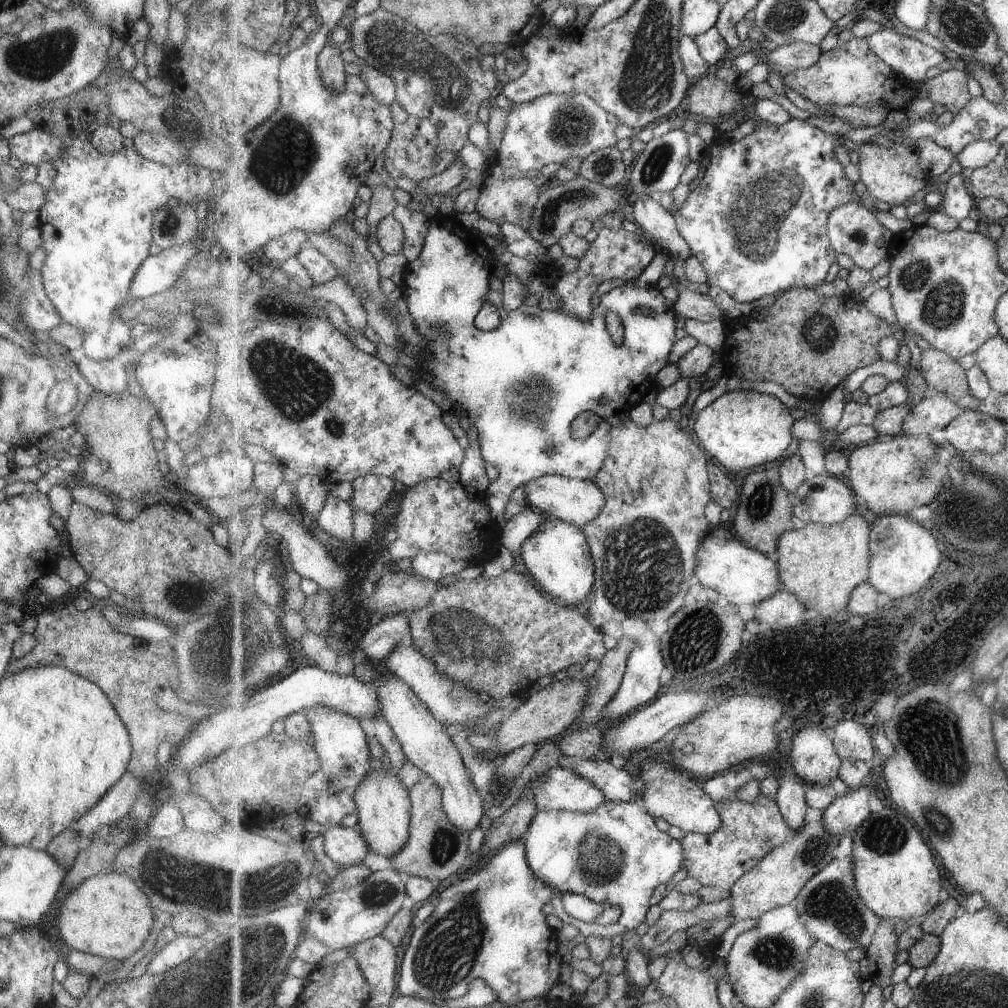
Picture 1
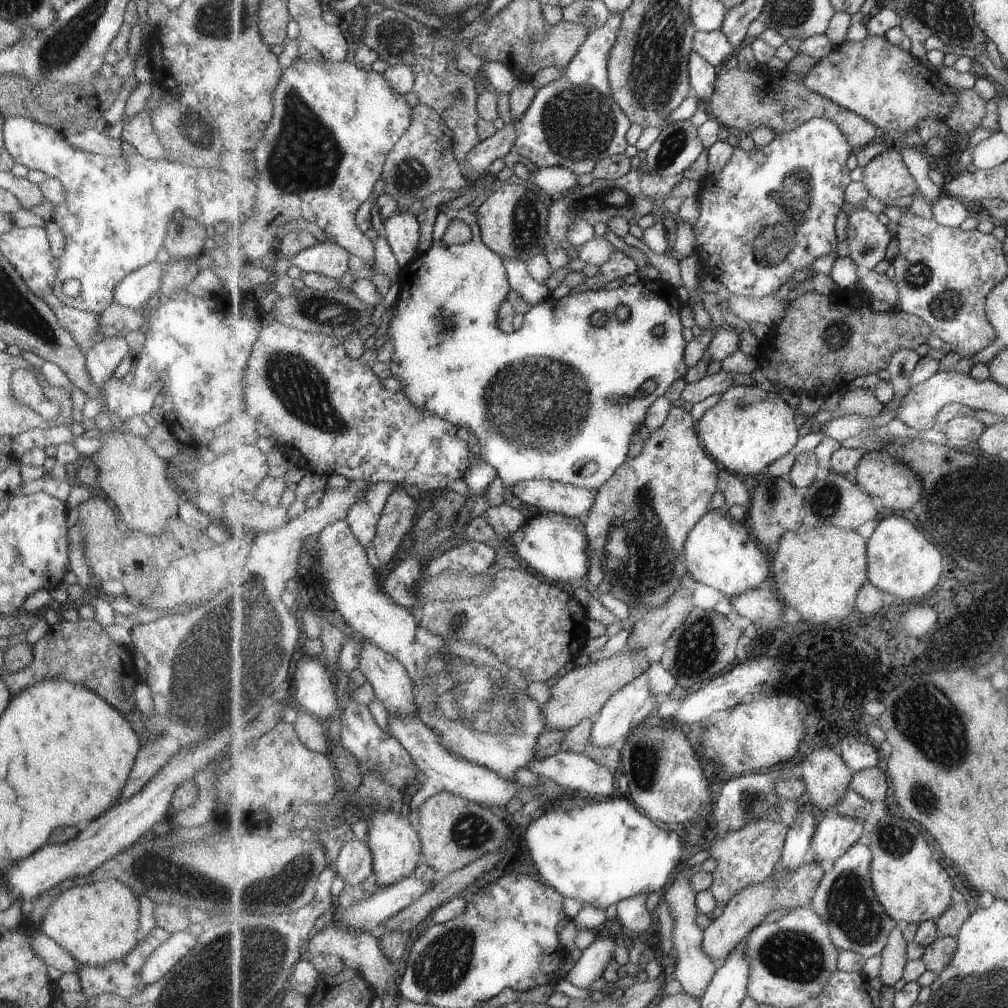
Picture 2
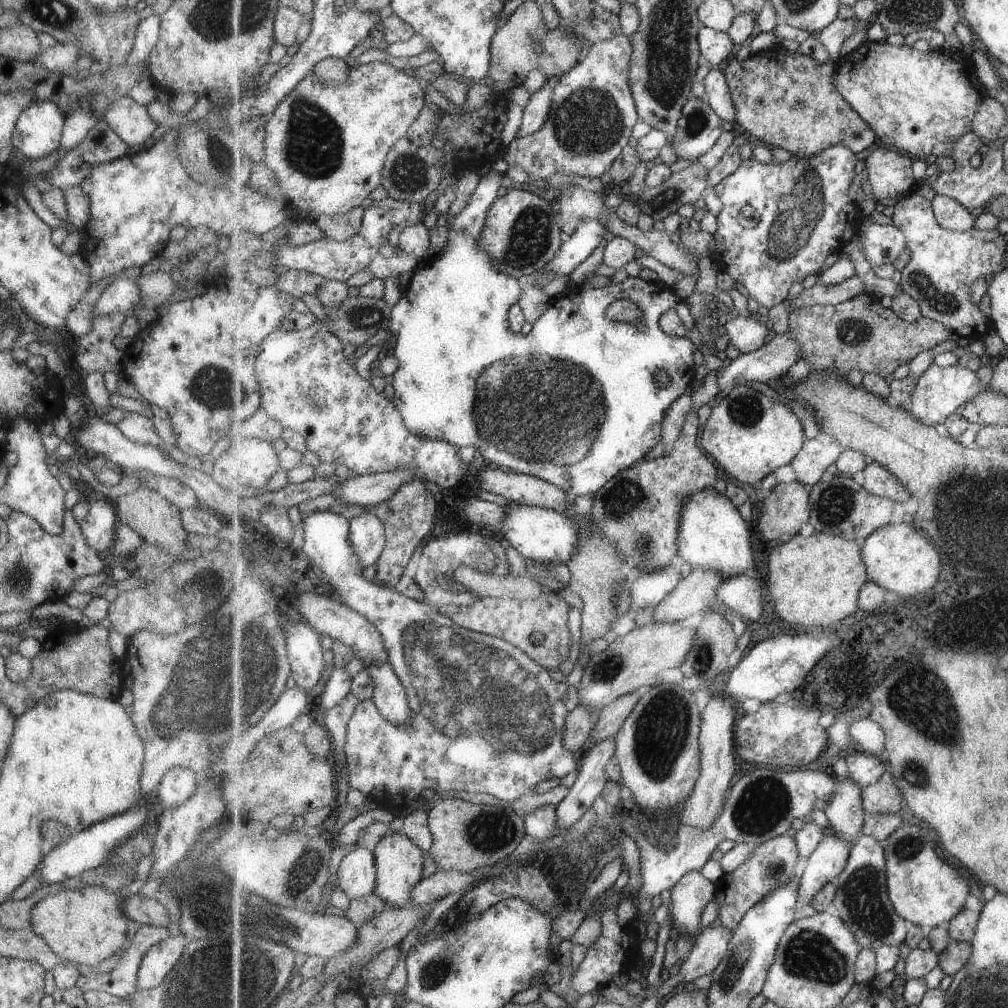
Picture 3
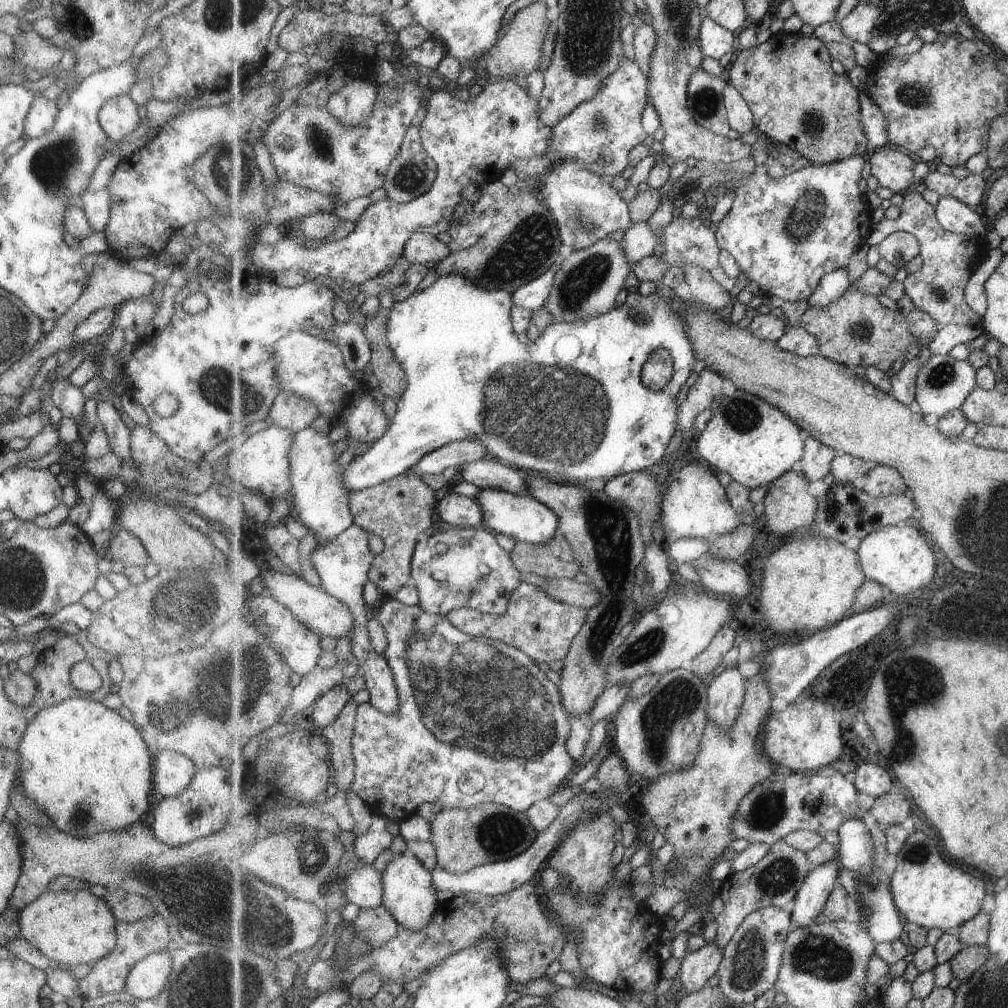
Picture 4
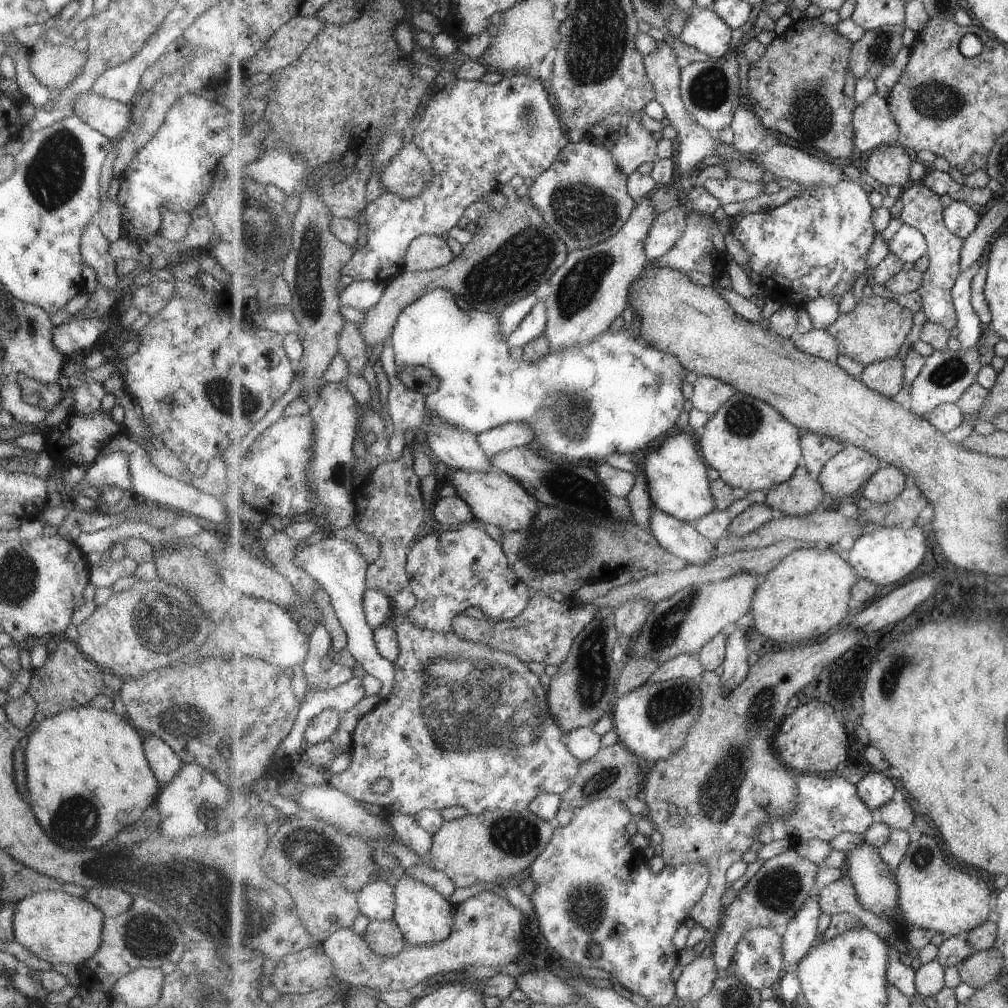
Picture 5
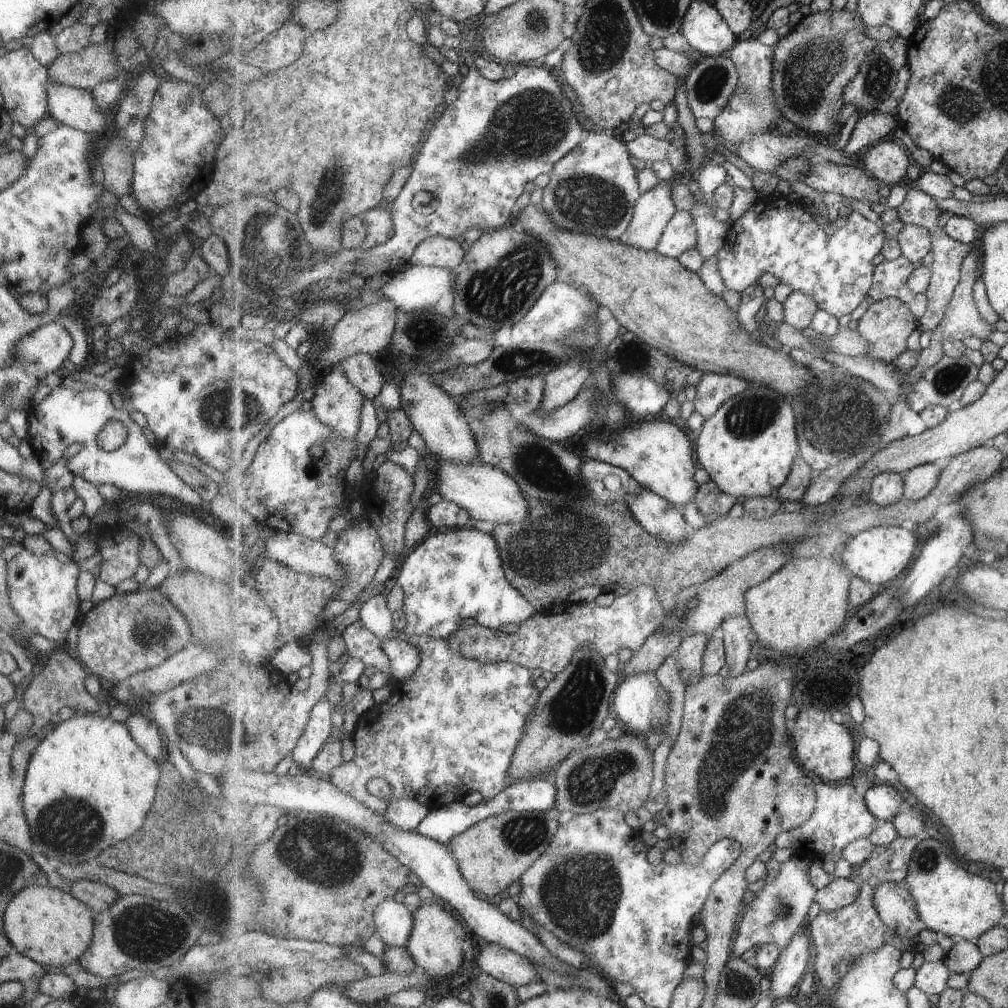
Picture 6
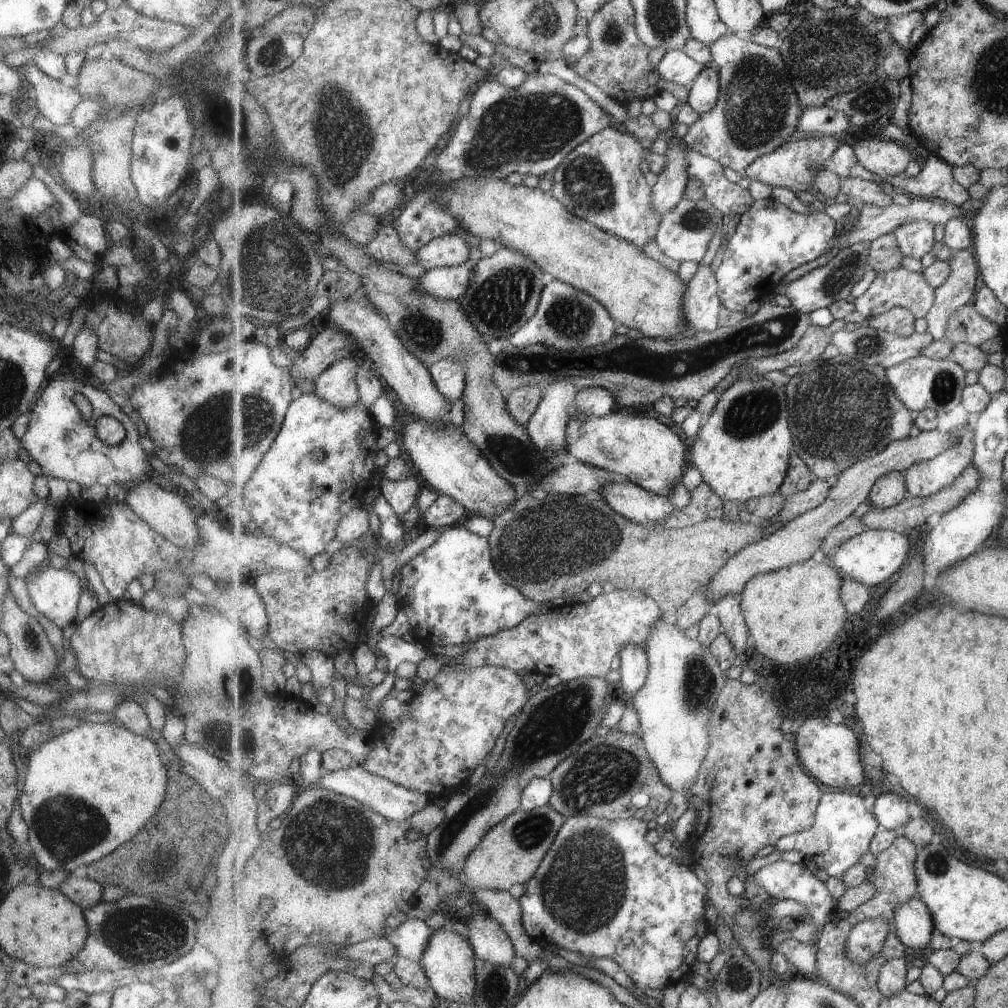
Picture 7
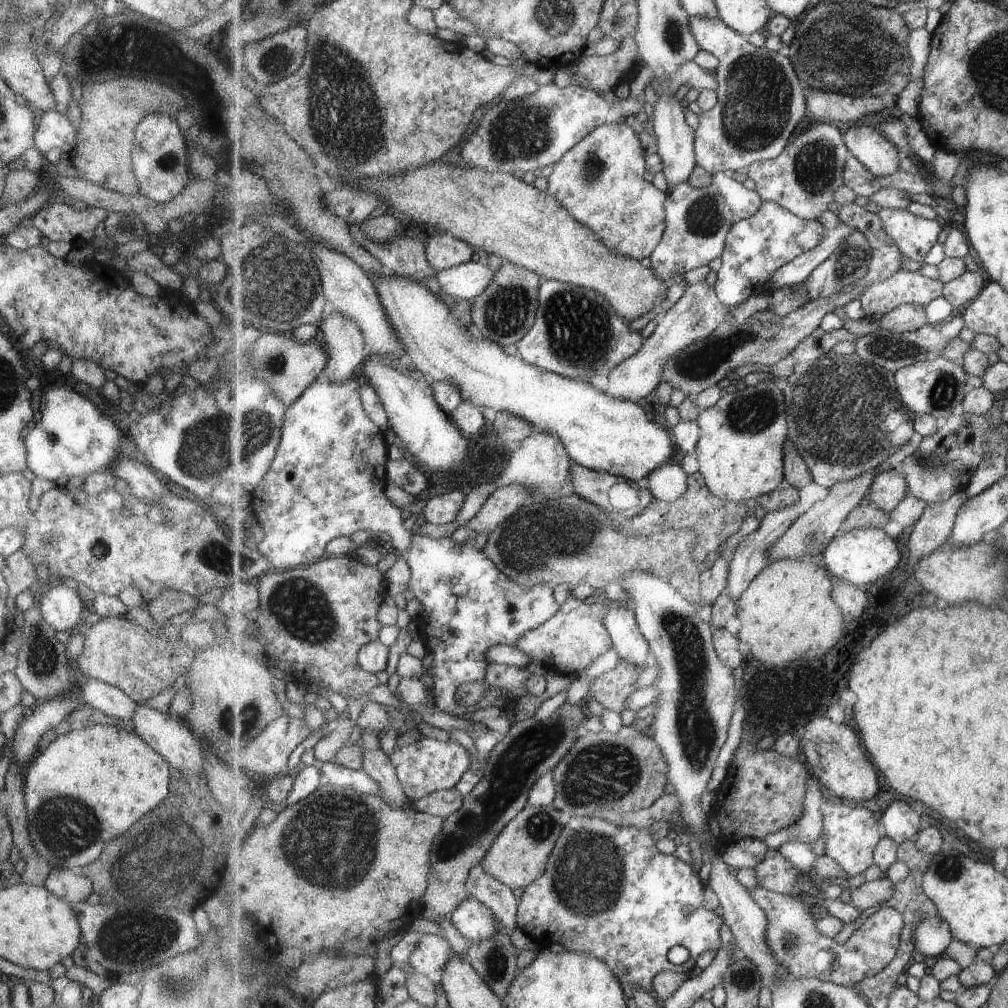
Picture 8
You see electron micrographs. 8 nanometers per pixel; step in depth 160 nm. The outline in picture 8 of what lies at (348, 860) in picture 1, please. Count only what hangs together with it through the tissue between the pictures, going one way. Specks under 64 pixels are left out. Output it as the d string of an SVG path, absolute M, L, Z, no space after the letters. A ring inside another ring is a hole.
M423 934L418 949L408 960L408 967L424 975L444 971L453 954L448 940L439 935Z

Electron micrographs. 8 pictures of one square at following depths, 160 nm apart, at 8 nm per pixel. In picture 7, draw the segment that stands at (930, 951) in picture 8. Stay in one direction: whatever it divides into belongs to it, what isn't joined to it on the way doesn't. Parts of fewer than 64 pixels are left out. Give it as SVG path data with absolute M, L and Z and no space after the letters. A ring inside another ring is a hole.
M911 899L896 910L896 932L908 948L927 948L933 940L935 923L921 899Z

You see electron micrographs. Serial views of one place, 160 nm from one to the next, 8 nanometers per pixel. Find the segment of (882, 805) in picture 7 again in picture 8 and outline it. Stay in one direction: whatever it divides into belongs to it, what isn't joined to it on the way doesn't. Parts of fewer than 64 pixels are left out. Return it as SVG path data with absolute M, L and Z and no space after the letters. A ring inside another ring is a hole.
M905 800L891 802L891 806L885 806L885 810L881 810L881 816L887 836L899 845L905 841L916 841L925 825L923 816L919 816L919 812L913 810L913 806L909 806Z

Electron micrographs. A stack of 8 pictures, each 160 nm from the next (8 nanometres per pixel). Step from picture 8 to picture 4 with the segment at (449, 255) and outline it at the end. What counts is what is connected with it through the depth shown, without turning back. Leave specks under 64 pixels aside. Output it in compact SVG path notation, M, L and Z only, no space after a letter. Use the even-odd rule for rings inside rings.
M417 233L406 244L404 256L411 265L429 264L429 262L440 263L445 260L452 251L443 244L439 238L427 233Z

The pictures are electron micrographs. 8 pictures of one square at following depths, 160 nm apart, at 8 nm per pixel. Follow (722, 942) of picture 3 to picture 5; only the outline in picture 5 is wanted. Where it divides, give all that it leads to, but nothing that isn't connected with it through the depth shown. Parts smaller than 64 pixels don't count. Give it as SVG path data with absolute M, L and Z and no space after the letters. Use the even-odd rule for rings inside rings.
M697 957L683 968L682 975L676 982L677 1003L683 1000L683 1005L692 1006L708 996L718 980L716 961L709 958Z

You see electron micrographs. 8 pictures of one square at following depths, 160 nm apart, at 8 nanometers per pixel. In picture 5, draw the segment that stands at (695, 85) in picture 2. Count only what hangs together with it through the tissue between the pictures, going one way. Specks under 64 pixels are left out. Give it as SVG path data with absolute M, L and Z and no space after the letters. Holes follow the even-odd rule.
M747 103L737 106L730 125L734 132L734 144L742 158L763 149L763 140L771 134L761 122L760 117L752 111Z

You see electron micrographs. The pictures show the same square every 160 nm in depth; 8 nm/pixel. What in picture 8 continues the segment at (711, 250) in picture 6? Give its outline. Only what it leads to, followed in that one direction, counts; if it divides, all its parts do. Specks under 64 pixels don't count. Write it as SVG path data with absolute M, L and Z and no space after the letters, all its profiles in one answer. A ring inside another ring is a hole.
M704 280L687 287L681 300L675 303L672 309L667 310L664 318L645 340L640 351L621 363L619 368L612 372L607 393L614 397L621 397L642 404L643 398L655 393L657 387L661 384L667 363L673 360L682 350L698 340L709 338L721 324L728 320L729 316L732 325L745 324L755 312L771 309L771 304L771 293L761 293L753 295L743 304L731 308L721 302L714 287L706 284Z

